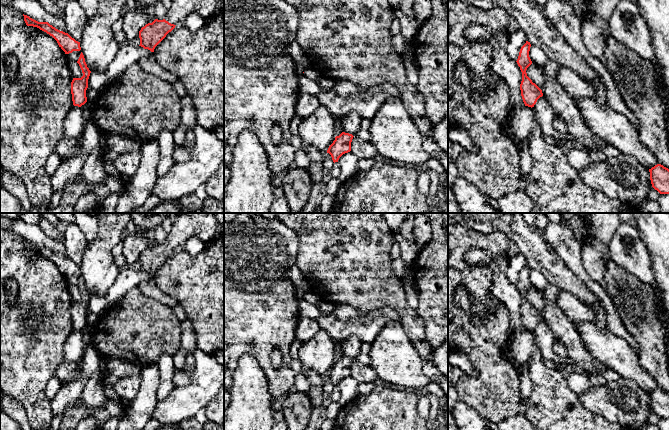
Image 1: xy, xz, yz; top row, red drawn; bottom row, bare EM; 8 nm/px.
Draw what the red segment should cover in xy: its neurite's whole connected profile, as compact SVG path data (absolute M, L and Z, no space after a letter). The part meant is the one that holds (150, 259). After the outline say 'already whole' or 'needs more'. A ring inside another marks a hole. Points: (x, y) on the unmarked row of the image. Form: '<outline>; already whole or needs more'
M174 213L173 227L165 242L155 243L139 255L139 270L154 276L155 271L188 238L196 237L206 244L211 242L215 238L217 226L215 213Z; needs more

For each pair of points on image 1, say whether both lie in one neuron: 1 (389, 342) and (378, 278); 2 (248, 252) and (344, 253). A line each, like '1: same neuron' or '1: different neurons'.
1: different neurons
2: different neurons

